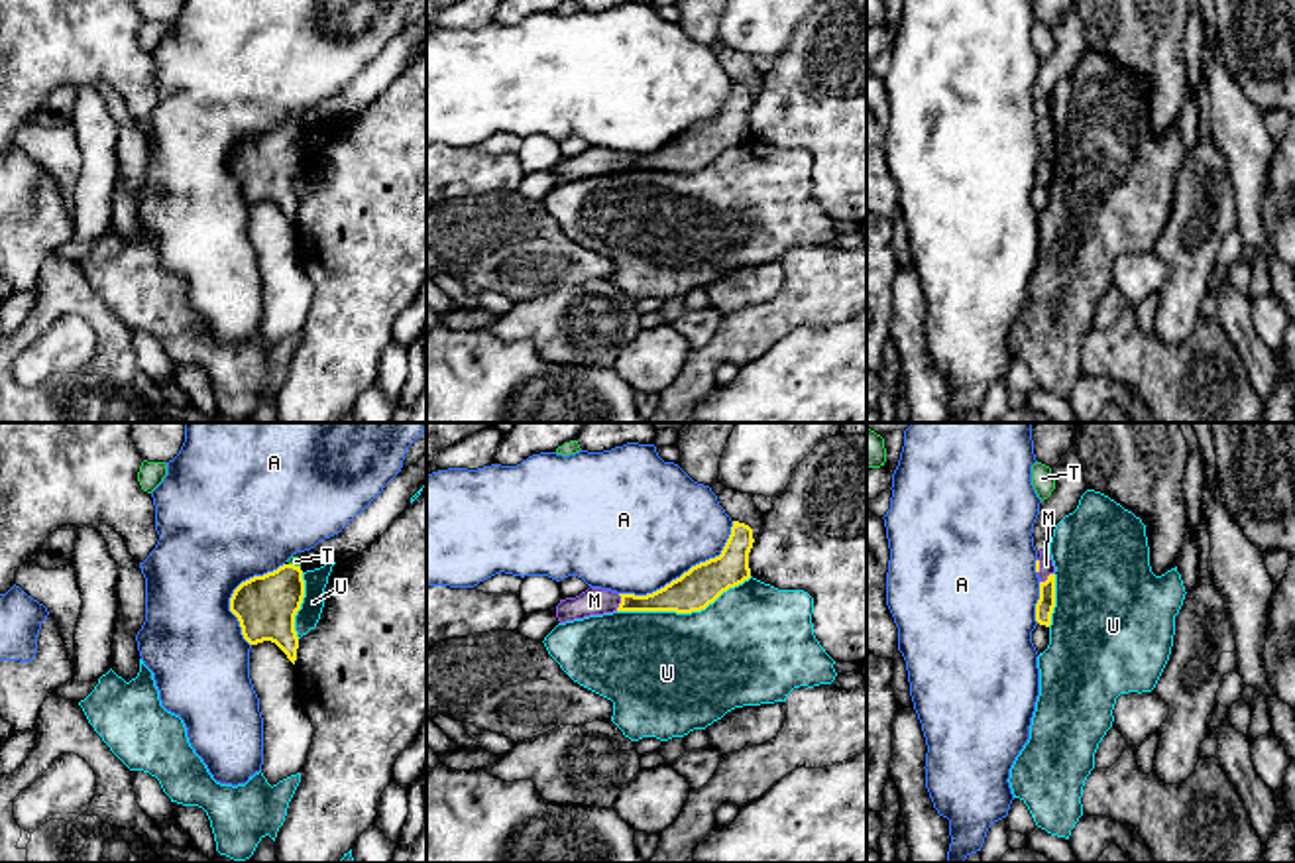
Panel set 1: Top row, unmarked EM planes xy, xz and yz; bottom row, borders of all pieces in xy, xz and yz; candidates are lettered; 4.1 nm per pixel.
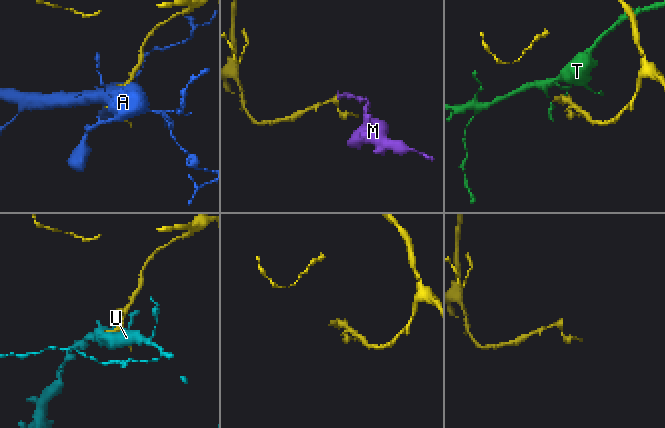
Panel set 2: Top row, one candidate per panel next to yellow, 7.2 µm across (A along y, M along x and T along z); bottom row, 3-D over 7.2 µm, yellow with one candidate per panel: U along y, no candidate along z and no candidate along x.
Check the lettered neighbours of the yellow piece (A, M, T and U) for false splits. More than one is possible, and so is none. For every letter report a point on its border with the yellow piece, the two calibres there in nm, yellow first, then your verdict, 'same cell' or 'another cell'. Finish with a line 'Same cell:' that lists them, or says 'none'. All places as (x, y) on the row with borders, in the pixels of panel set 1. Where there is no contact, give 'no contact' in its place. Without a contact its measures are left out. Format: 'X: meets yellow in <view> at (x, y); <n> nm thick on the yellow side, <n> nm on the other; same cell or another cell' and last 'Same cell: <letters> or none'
A: meets yellow in xz at (684, 573); 170 nm thick on the yellow side, 500 nm on the other; another cell
M: meets yellow in xz at (621, 602); 140 nm thick on the yellow side, 110 nm on the other; same cell
T: meets yellow in xy at (293, 565); 260 nm thick on the yellow side, 40 nm on the other; another cell
U: meets yellow in xz at (684, 612); 170 nm thick on the yellow side, 480 nm on the other; another cell
Same cell: M

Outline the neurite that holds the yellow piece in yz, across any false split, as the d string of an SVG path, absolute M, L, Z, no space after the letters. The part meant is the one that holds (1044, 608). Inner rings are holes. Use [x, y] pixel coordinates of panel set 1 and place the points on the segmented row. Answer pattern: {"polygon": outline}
{"polygon": "M1040 550L1040 558L1036 560L1036 572L1040 578L1040 600L1036 604L1036 621L1040 625L1051 625L1051 613L1055 607L1055 566L1047 550Z"}

